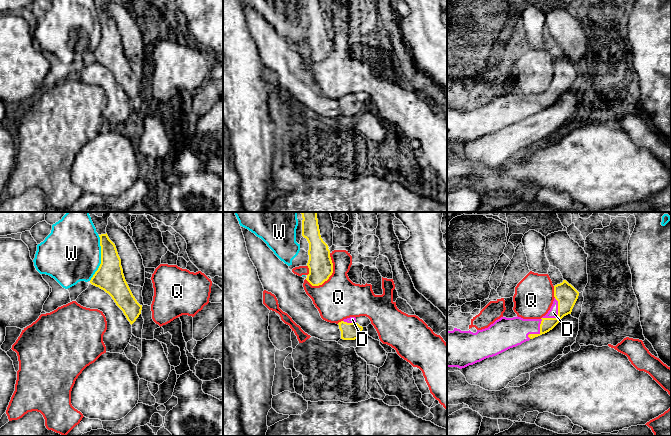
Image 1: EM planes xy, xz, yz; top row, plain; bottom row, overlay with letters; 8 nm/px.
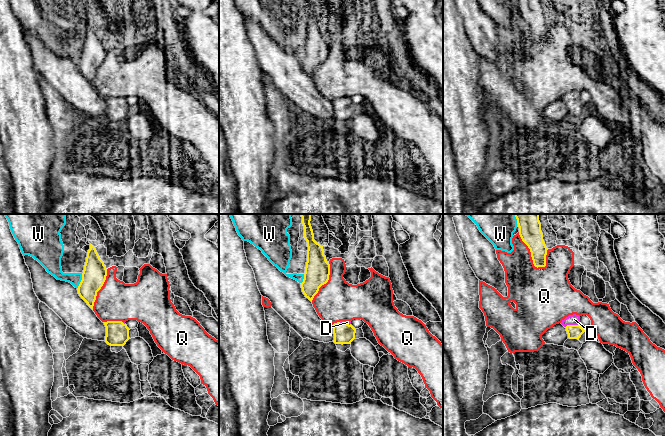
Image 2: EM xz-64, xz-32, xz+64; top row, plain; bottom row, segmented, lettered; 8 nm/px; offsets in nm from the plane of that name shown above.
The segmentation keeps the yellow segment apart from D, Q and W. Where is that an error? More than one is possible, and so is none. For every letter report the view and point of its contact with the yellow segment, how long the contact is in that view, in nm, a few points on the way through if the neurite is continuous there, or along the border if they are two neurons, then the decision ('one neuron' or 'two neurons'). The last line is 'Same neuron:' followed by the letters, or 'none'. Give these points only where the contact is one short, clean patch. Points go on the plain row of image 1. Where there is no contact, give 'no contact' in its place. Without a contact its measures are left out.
D: contact yz (546, 94); length 380 nm; one neuron
Q: contact xz (331, 50); length 300 nm; two neurons
W: contact xy (101, 34); length 380 nm; two neurons
Same neuron: D

